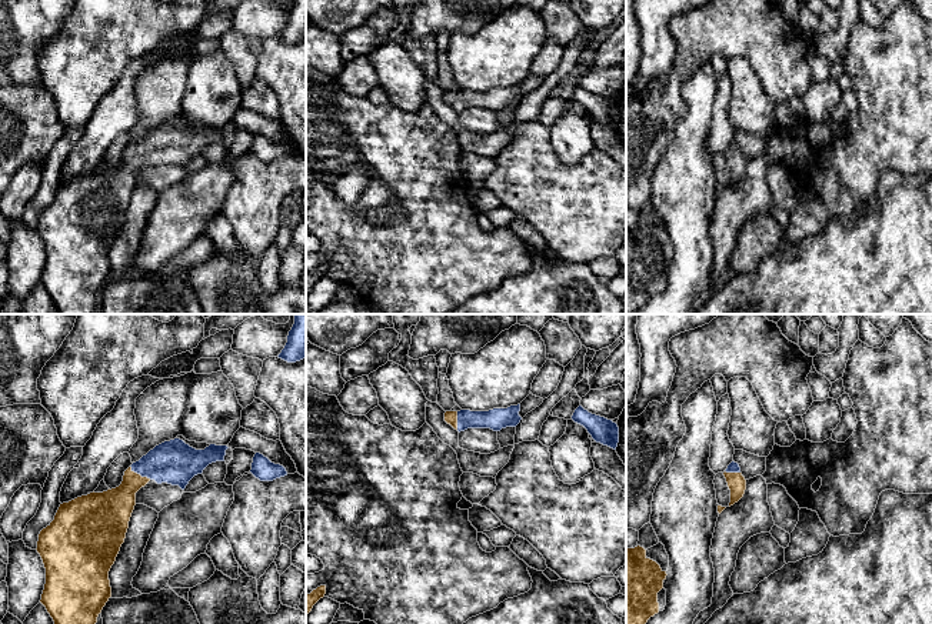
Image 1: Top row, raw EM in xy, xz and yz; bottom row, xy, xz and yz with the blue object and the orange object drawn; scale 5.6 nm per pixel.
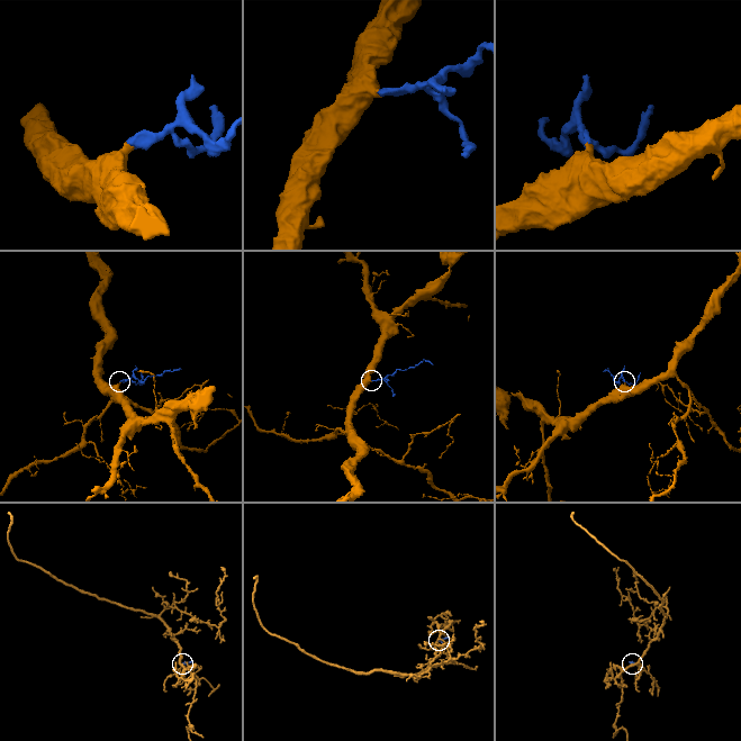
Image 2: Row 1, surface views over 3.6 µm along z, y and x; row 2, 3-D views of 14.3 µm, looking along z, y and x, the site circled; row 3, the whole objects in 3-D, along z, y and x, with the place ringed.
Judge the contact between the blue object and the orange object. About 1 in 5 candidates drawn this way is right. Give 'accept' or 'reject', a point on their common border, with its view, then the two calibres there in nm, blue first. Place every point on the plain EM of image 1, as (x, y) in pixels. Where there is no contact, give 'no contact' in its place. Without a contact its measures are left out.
accept; meets blue in xy at (140, 154); 240 nm thick on the blue side, 220 nm on the other

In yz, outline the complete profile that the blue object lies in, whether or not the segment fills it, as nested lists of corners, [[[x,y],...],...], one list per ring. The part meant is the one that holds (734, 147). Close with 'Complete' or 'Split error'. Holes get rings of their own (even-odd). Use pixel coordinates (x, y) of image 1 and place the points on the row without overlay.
[[[732,141],[723,153],[728,167],[730,170],[730,183],[729,187],[738,183],[746,170],[746,160],[740,153],[738,143]]]. Split error

